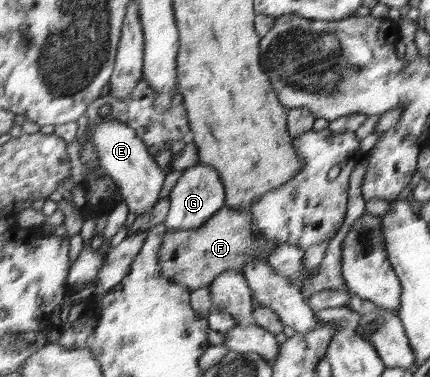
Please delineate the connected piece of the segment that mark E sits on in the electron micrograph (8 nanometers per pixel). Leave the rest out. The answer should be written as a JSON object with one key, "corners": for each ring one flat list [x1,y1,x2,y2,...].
{"corners":[[101,119,90,139,95,143,101,170,116,182,129,211,137,216,147,214,159,200,166,174,148,153,146,144,130,127,116,120,110,122]]}

